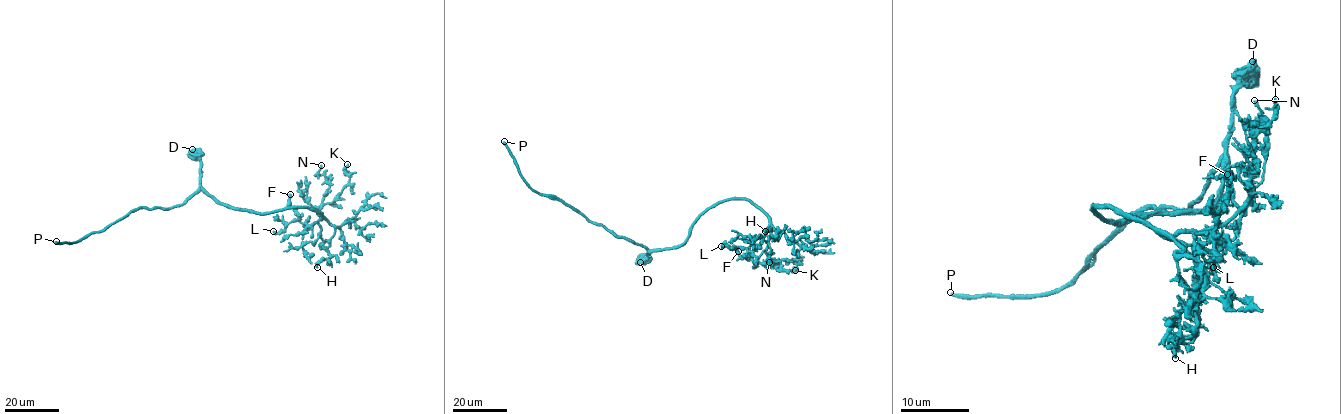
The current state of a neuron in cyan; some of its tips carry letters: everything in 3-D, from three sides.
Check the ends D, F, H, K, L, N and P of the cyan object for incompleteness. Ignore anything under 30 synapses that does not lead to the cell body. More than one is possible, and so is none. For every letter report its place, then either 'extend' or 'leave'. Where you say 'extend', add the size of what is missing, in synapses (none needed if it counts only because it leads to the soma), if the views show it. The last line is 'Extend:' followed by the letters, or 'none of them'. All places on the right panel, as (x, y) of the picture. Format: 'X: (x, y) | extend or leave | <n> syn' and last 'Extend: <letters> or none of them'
D: (1252, 61) | leave
F: (1227, 174) | leave
H: (1175, 358) | leave
K: (1275, 99) | leave
L: (1213, 267) | leave
N: (1254, 100) | leave
P: (950, 292) | extend
Extend: P

